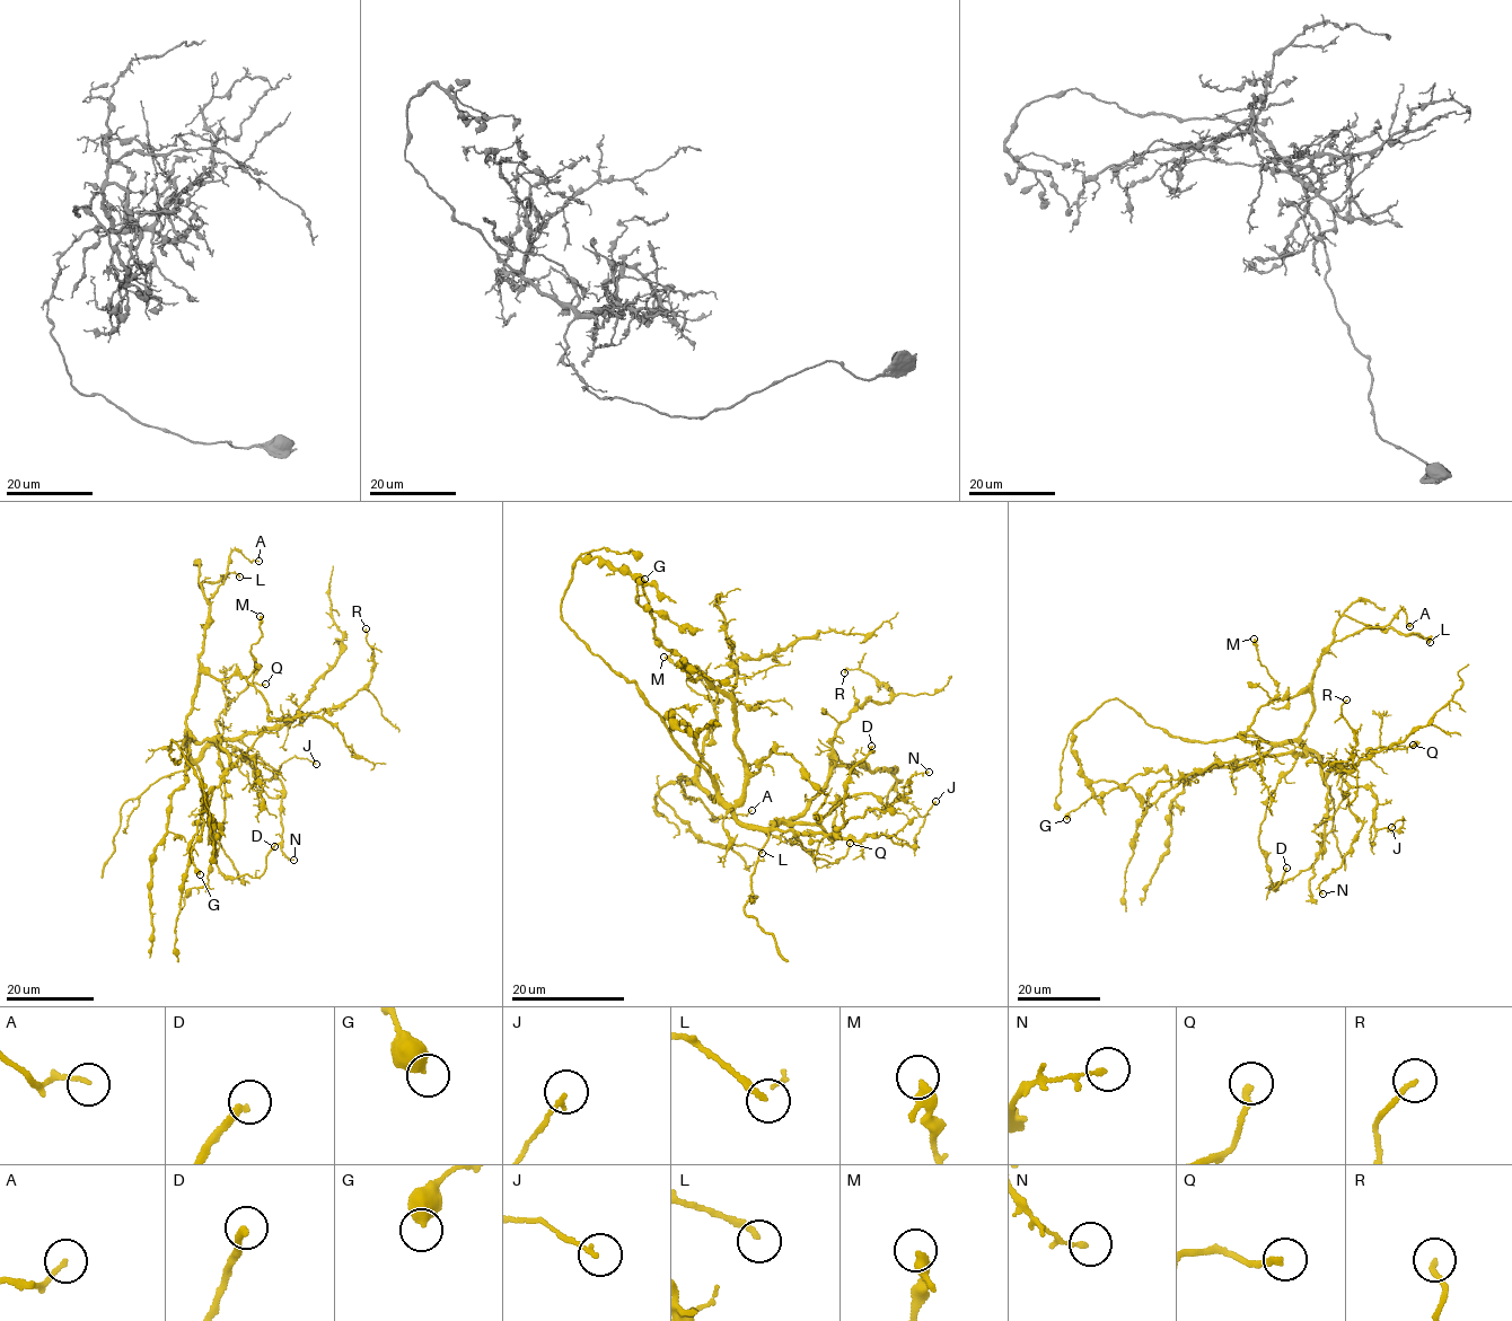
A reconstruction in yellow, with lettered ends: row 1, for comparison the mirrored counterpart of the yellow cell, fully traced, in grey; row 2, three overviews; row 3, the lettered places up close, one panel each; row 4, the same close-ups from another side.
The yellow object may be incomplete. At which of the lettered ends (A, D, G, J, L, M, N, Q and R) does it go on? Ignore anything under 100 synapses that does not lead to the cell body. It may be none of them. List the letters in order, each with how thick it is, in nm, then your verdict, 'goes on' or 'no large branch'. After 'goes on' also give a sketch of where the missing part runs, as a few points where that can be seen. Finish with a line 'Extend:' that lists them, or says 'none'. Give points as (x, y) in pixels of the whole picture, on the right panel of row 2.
A: 120 nm thick; no large branch
D: 200 nm thick; no large branch
G: 550 nm thick; no large branch
J: 150 nm thick; no large branch
L: 180 nm thick; no large branch
M: 400 nm thick; no large branch
N: 160 nm thick; no large branch
Q: 170 nm thick; no large branch
R: 150 nm thick; no large branch
Extend: none

